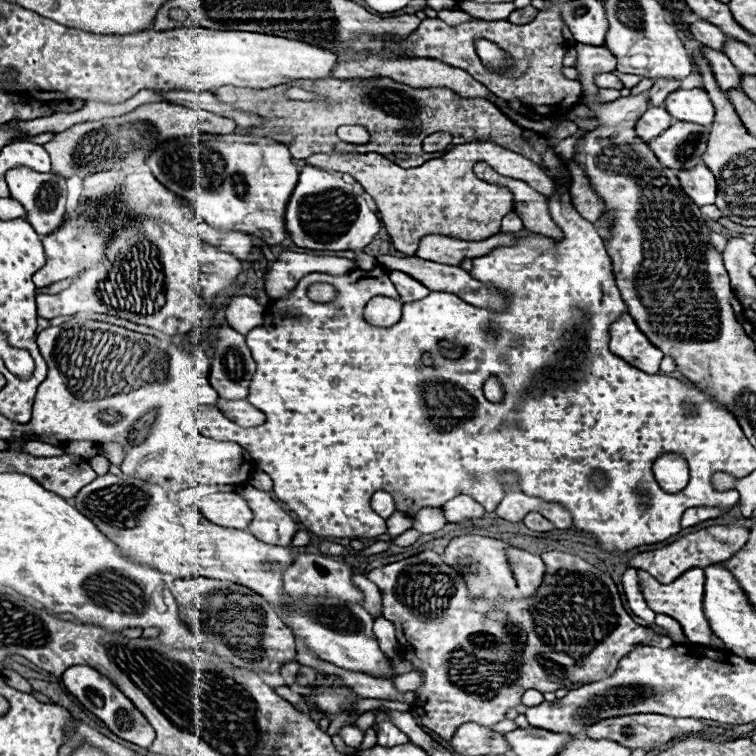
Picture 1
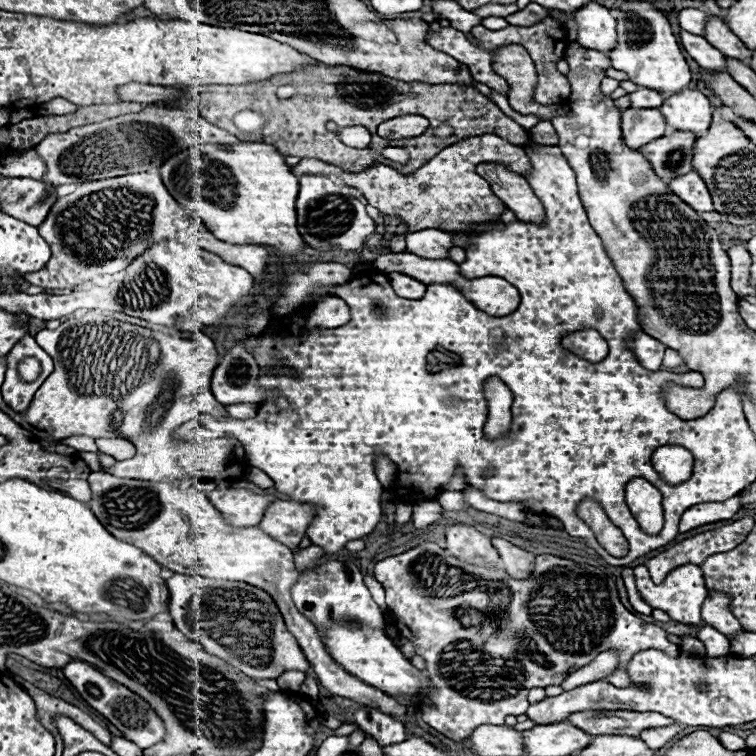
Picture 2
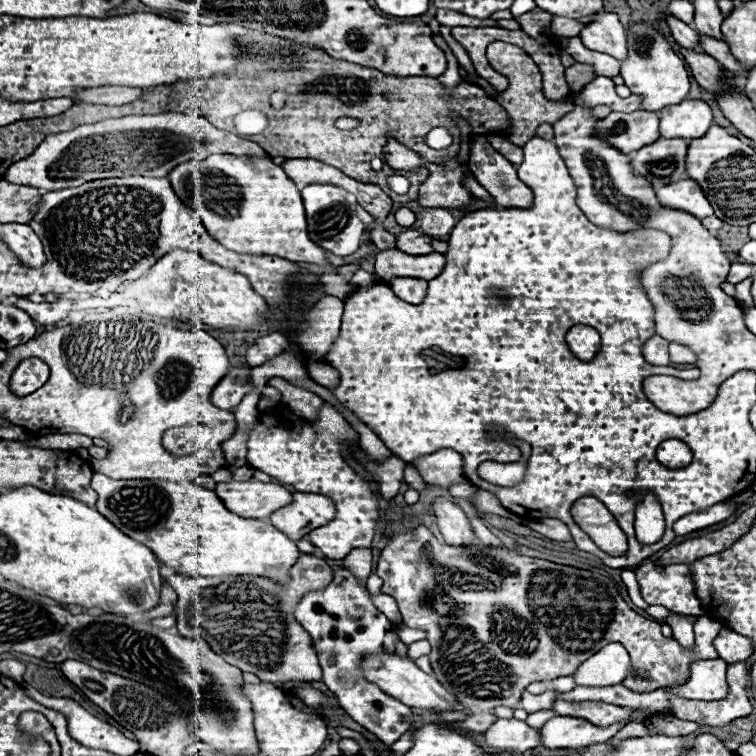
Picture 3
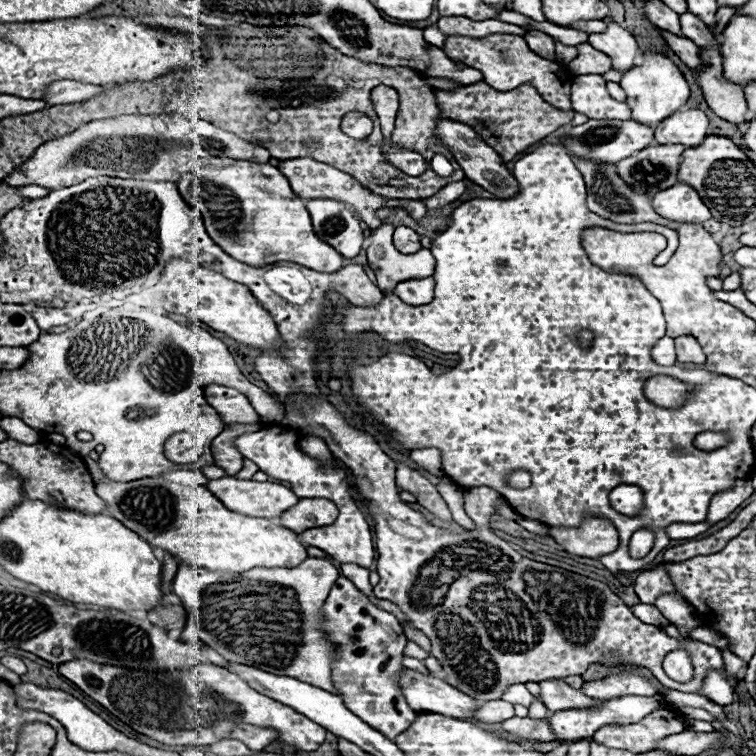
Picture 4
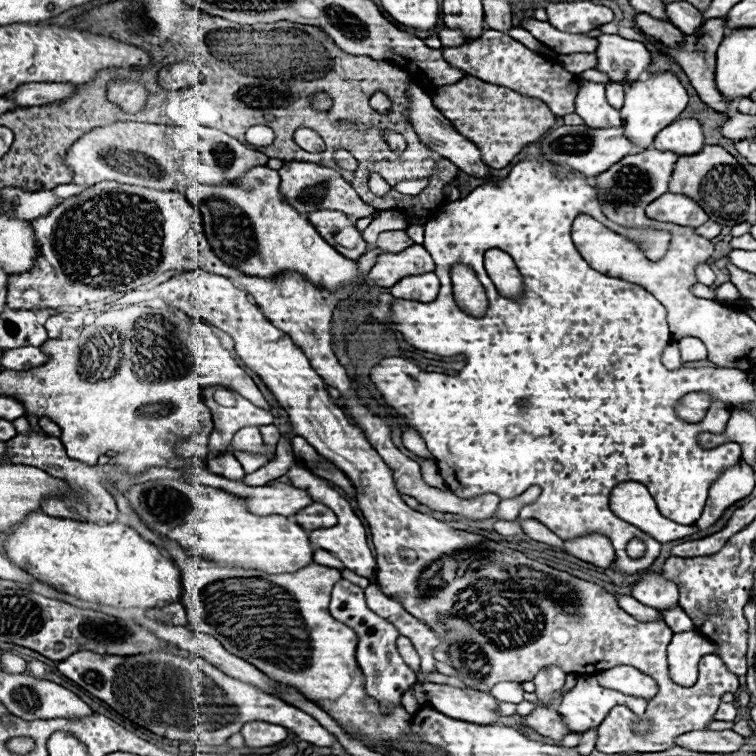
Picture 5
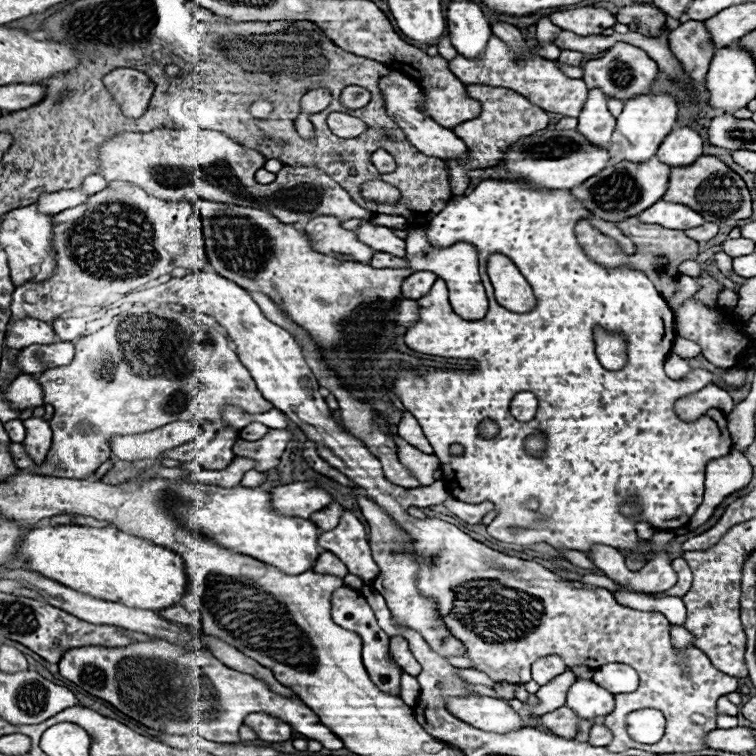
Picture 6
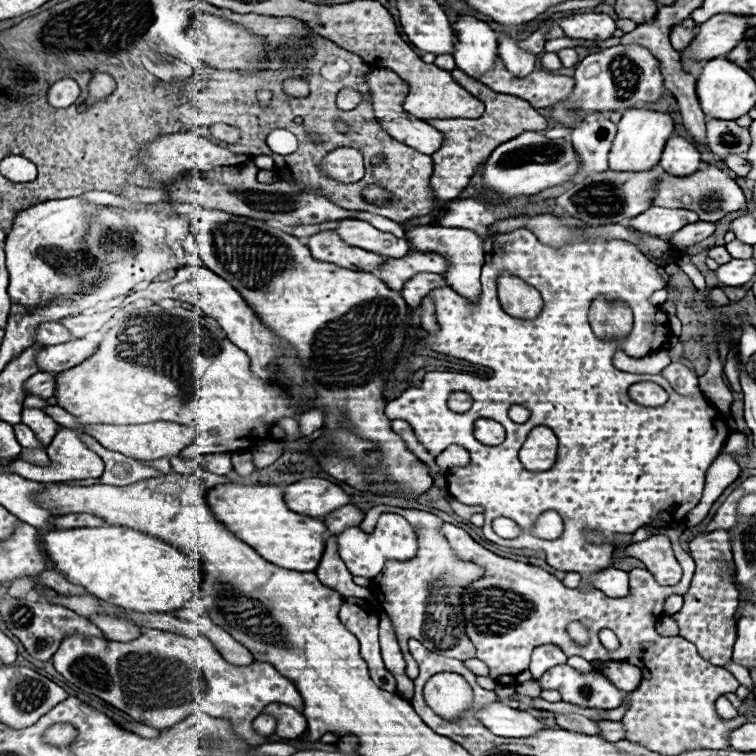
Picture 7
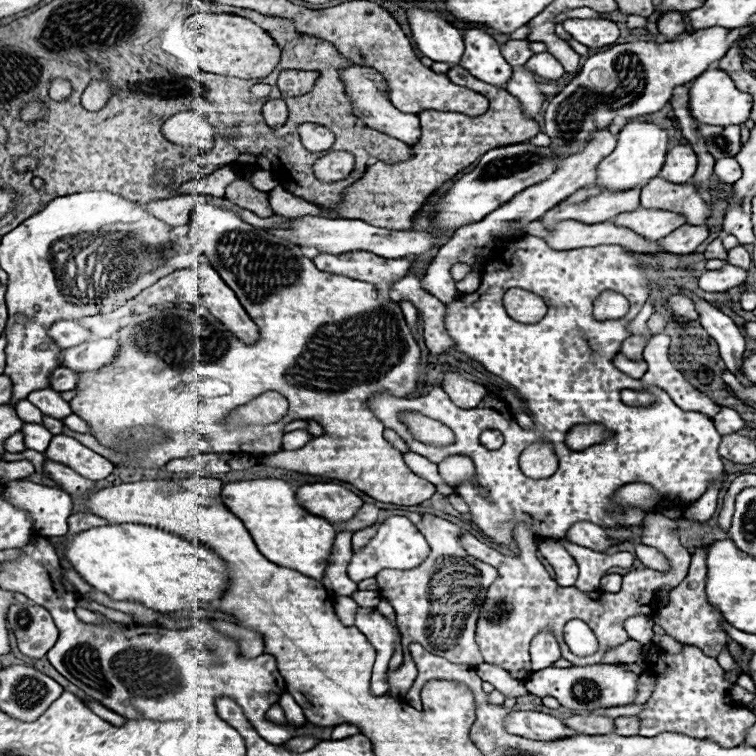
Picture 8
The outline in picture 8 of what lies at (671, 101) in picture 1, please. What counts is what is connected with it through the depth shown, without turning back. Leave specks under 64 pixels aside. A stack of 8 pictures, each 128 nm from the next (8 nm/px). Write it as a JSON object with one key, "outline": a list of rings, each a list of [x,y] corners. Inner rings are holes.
{"outline":[[[678,144],[668,150],[664,166],[660,170],[660,176],[668,182],[684,184],[688,182],[696,172],[696,154],[690,146]]]}

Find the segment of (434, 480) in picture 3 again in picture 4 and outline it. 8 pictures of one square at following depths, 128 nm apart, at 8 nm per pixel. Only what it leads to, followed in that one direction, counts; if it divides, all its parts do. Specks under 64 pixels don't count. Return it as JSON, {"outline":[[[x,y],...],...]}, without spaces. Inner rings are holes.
{"outline":[[[422,448],[422,450],[412,450],[410,452],[410,458],[422,466],[426,472],[434,474],[434,476],[444,476],[444,470],[442,470],[442,456],[440,456],[440,450],[438,448]]]}

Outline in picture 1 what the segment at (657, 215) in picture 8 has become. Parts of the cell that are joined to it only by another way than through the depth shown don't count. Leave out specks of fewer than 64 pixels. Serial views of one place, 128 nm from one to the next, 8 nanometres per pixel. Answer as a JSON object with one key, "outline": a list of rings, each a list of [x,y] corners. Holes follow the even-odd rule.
{"outline":[[[704,164],[690,168],[690,170],[680,170],[678,172],[682,190],[698,204],[698,206],[706,206],[706,204],[714,204],[716,198],[716,178],[712,176],[712,172],[708,172],[708,168],[704,168]]]}

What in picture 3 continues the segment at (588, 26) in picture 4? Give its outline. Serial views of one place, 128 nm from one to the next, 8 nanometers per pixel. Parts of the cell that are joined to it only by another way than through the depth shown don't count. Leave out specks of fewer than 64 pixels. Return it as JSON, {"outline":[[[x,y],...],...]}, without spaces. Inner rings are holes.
{"outline":[[[554,16],[552,24],[550,24],[552,34],[554,36],[562,36],[562,38],[578,36],[582,28],[584,28],[584,24],[580,24],[578,20],[568,20],[568,18],[560,18],[560,16]]]}

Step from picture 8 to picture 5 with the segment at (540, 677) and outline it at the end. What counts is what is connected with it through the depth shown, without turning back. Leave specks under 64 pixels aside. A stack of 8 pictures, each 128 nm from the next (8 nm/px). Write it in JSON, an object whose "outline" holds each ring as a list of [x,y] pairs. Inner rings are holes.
{"outline":[[[580,676],[576,686],[564,694],[558,714],[570,732],[586,732],[600,726],[614,706],[628,706],[634,712],[644,712],[646,700],[602,688],[594,676]]]}

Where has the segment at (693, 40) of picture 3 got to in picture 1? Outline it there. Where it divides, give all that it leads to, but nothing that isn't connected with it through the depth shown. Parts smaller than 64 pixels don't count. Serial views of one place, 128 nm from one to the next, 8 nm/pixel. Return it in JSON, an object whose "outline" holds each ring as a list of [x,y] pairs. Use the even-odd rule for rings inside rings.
{"outline":[[[702,46],[702,48],[704,48],[704,56],[708,58],[708,62],[712,66],[712,72],[714,72],[720,88],[722,90],[732,90],[732,88],[738,90],[742,74],[734,68],[734,64],[728,60],[728,56],[722,54],[722,52],[716,52],[712,48],[706,48],[706,46]]]}

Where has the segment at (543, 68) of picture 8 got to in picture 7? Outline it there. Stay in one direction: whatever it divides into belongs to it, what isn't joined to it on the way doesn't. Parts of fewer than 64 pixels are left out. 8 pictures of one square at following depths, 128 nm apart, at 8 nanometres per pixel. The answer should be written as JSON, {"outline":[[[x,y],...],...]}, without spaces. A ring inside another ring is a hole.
{"outline":[[[546,52],[546,54],[542,56],[540,64],[542,64],[542,68],[546,68],[546,70],[560,70],[560,68],[564,68],[562,62],[560,62],[560,58],[558,58],[554,52]]]}

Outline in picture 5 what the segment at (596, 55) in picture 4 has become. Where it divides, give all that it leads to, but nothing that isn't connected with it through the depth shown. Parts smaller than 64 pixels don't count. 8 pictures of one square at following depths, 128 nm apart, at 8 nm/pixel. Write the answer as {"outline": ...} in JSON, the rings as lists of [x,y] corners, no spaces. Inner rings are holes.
{"outline":[[[562,54],[558,56],[558,62],[572,74],[582,74],[584,70],[596,68],[596,54]]]}

